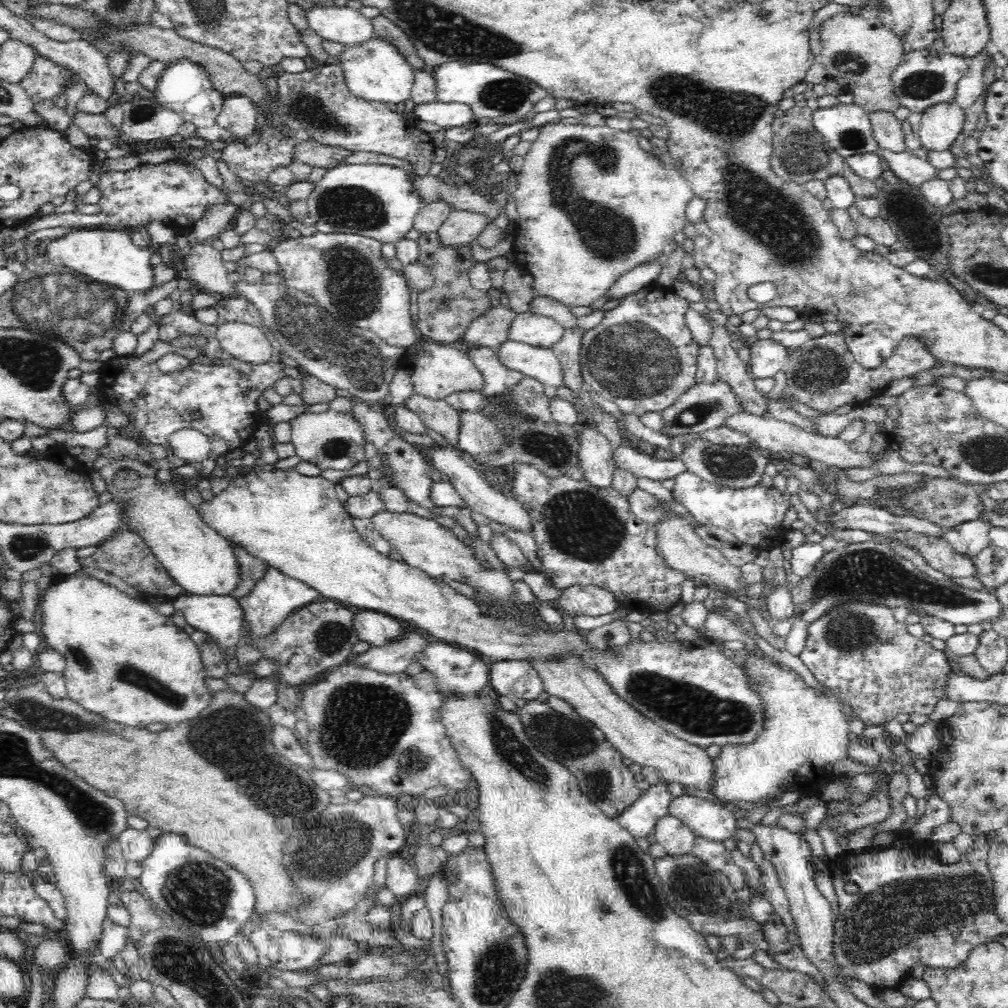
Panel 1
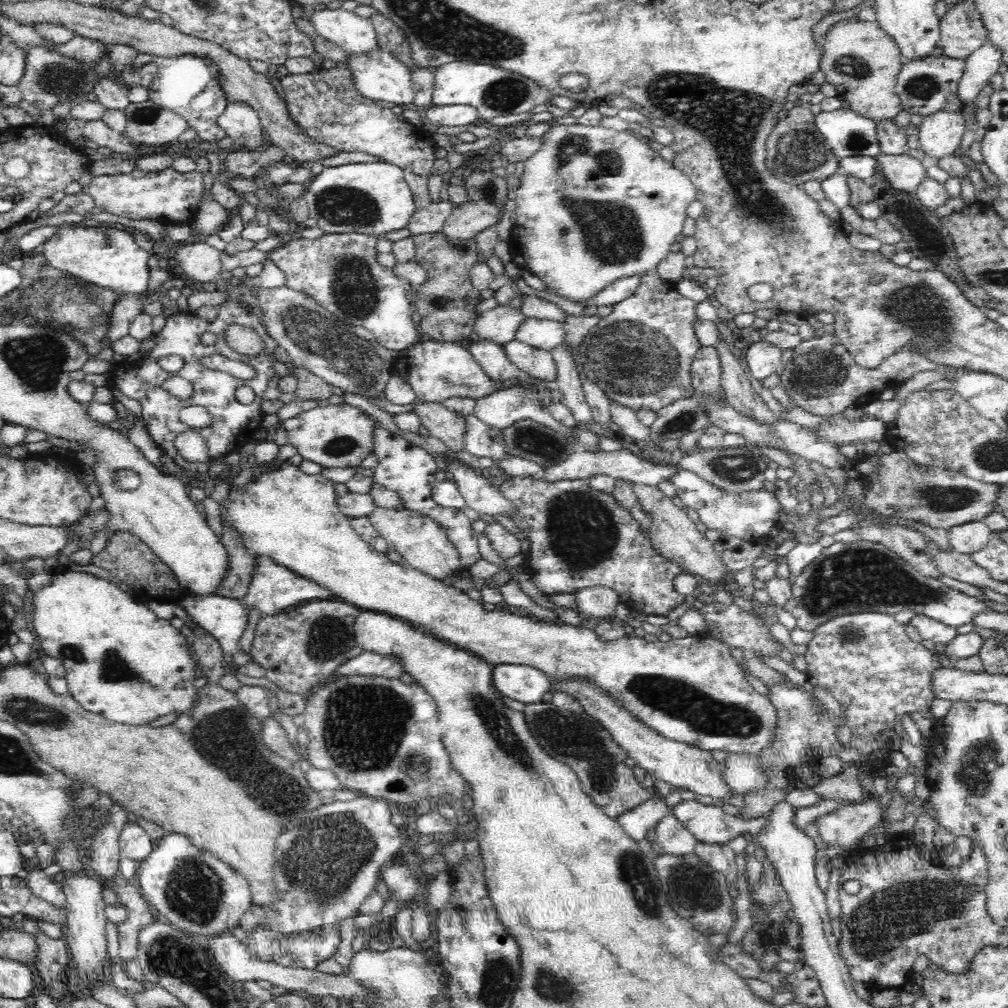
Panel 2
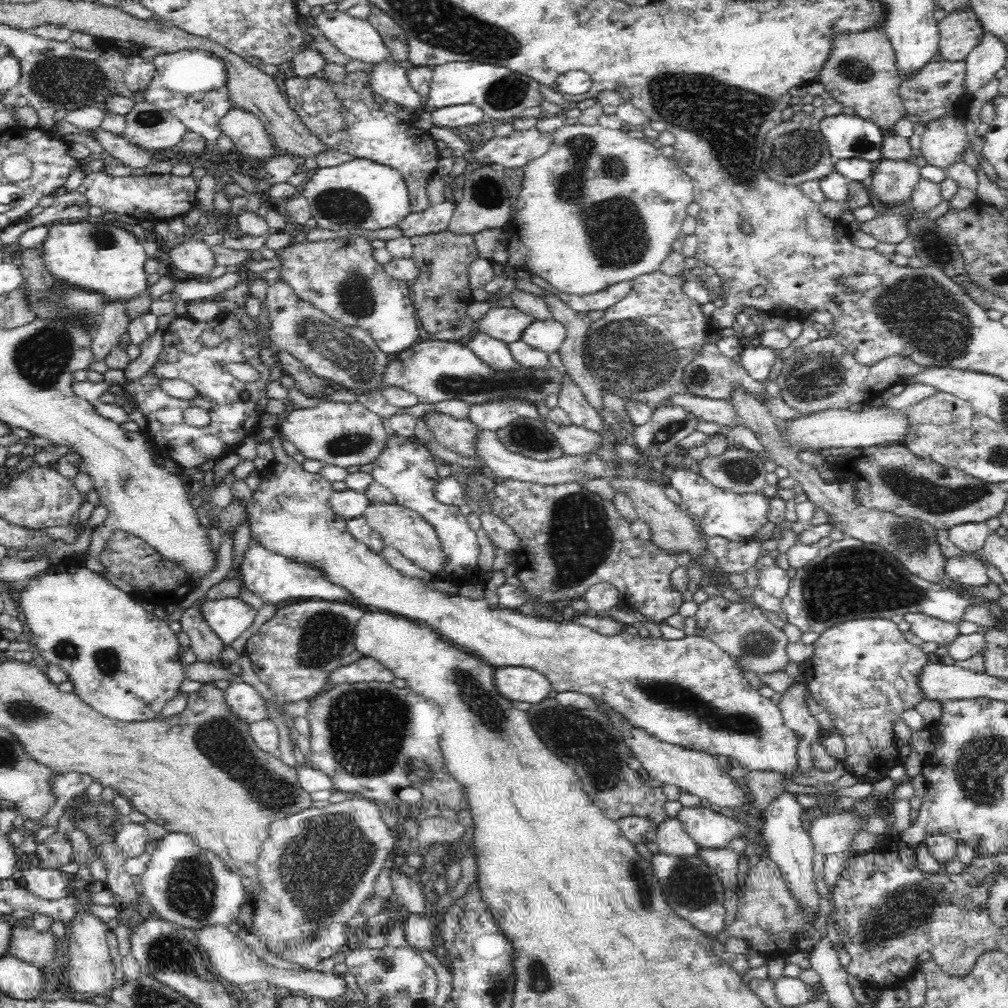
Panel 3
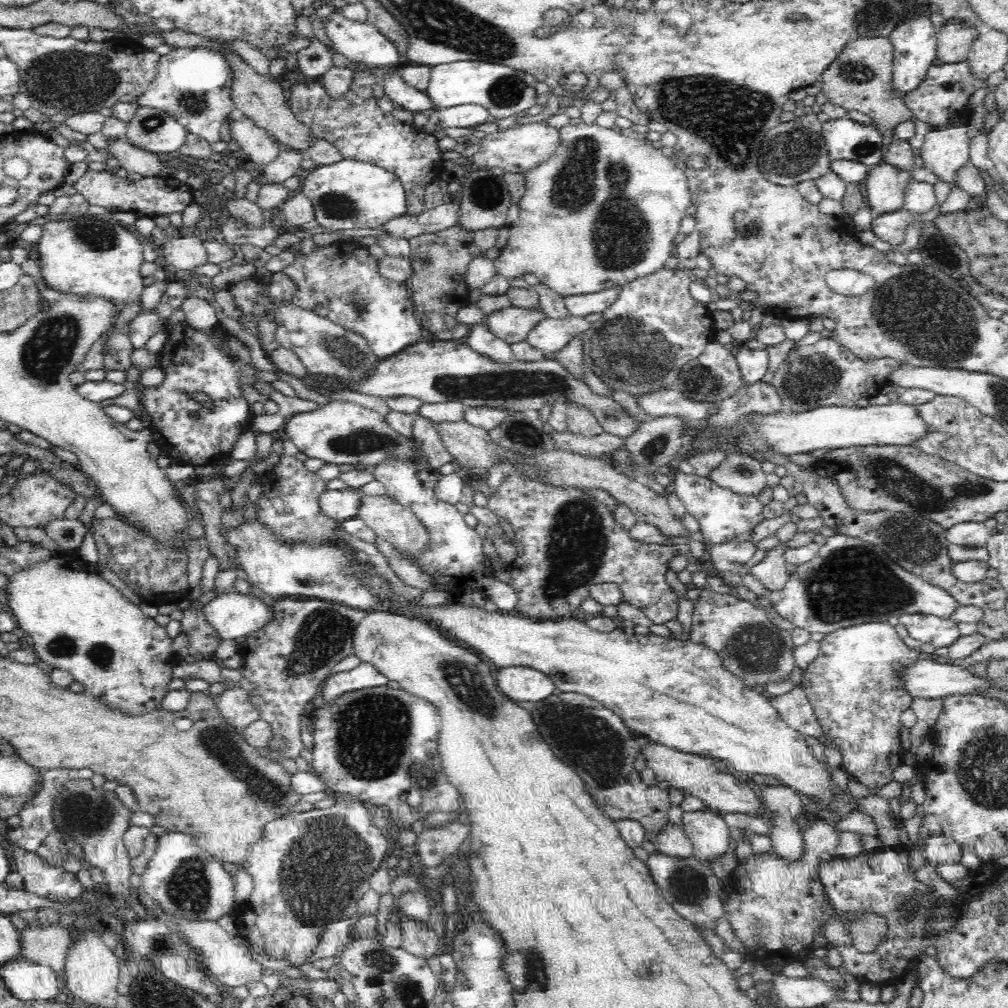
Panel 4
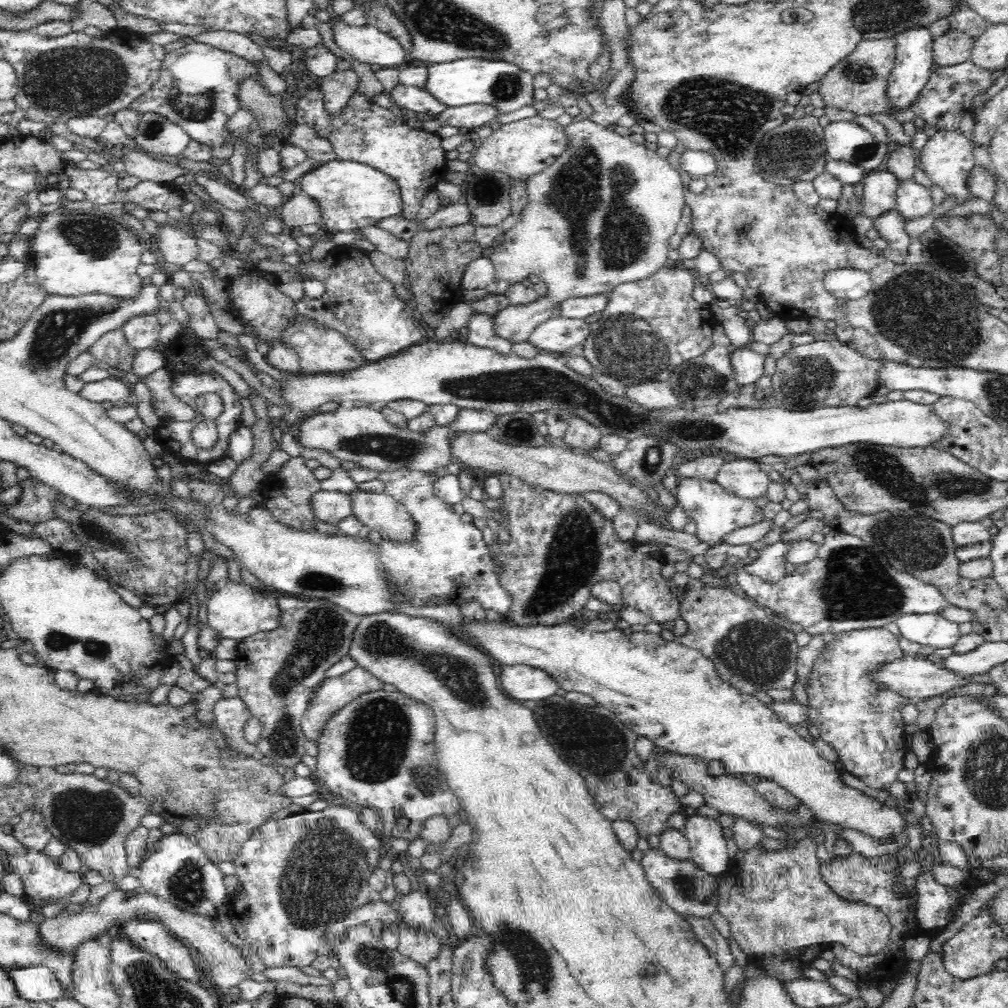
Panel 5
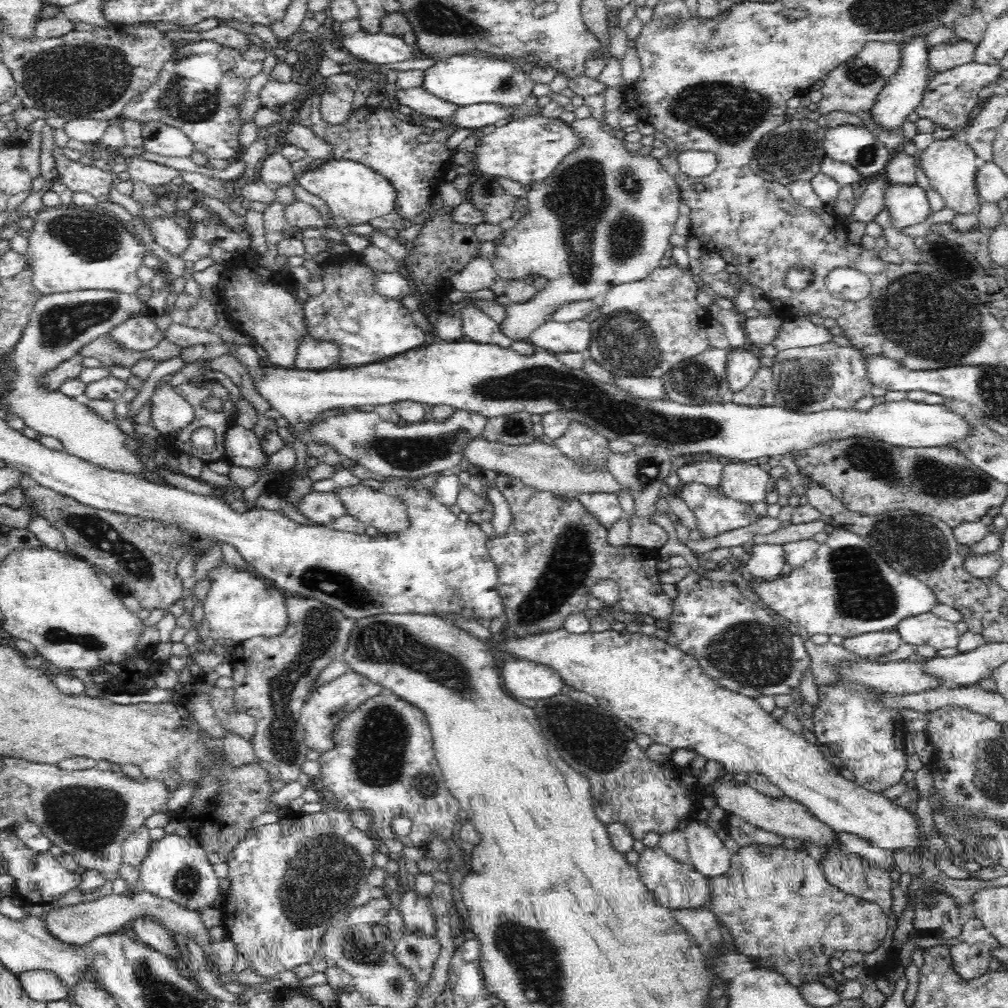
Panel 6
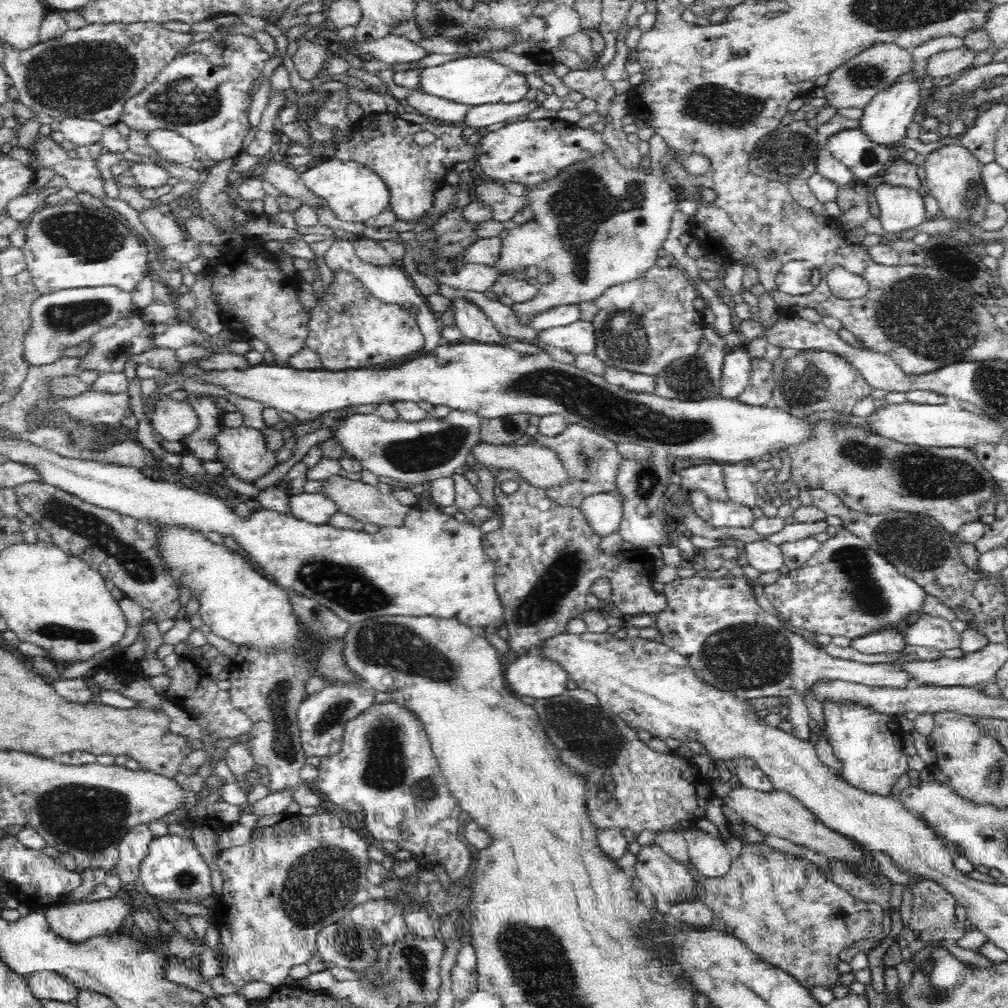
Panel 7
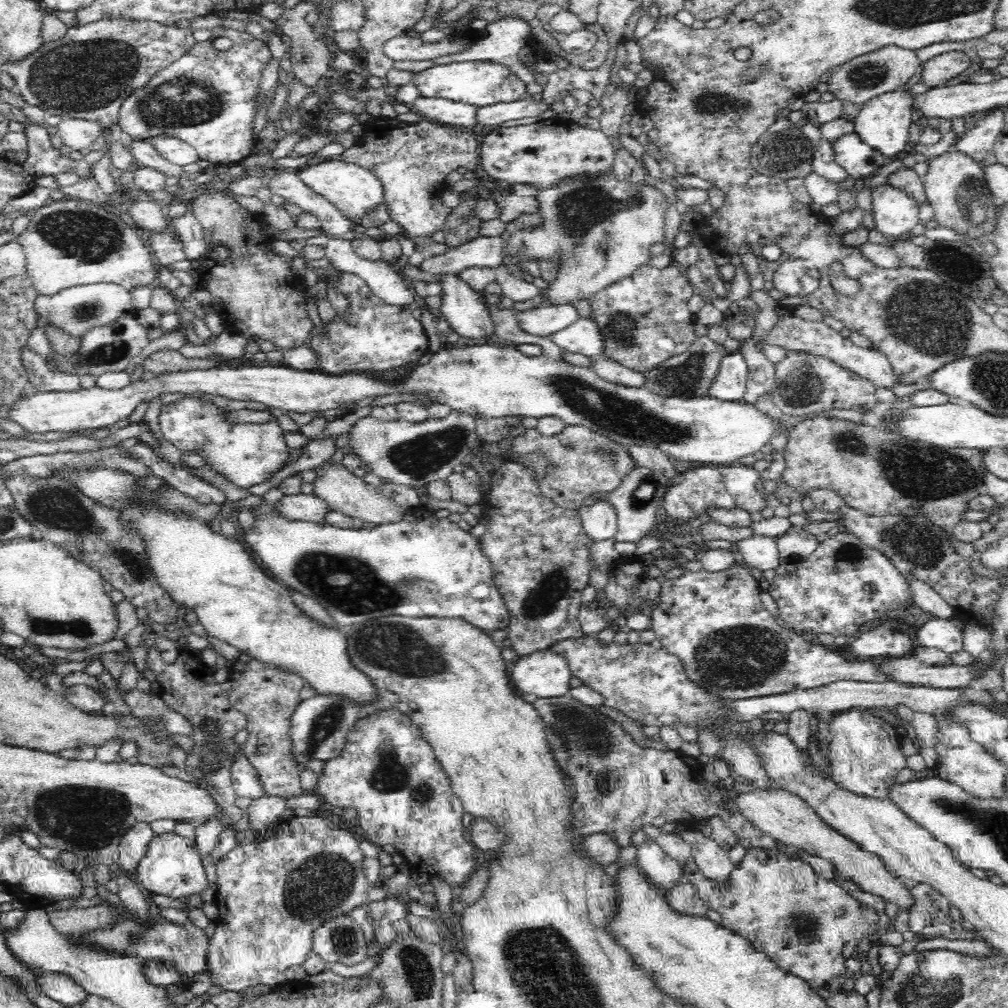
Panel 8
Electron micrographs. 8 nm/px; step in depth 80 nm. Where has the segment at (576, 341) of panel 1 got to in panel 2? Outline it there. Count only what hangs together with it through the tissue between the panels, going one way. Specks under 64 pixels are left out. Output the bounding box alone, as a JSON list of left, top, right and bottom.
[551,344,596,430]

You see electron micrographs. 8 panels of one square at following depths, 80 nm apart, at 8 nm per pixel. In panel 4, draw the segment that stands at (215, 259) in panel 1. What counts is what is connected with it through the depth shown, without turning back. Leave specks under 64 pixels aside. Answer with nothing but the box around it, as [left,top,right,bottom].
[164,235,208,275]

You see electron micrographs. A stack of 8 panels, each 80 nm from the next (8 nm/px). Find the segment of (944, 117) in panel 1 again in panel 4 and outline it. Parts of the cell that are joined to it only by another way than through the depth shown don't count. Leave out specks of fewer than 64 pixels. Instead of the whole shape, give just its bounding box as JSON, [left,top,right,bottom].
[919,124,971,190]

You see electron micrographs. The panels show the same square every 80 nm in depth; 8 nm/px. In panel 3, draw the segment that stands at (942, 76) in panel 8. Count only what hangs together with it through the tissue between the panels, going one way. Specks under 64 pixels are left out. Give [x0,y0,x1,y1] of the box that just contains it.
[938,12,985,61]

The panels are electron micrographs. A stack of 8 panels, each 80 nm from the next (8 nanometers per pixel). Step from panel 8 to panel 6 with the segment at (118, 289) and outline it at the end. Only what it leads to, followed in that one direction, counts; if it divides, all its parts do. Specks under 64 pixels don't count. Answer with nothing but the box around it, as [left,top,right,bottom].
[2,289,149,477]

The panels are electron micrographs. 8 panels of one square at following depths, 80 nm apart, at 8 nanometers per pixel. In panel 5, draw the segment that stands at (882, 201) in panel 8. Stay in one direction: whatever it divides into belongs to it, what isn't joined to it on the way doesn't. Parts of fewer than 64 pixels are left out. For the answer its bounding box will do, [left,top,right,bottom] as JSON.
[893,179,934,222]

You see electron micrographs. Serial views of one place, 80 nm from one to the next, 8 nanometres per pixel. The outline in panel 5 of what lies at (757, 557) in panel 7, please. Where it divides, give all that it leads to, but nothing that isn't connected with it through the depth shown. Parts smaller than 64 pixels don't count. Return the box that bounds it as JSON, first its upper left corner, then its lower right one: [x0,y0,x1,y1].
[744,542,790,583]

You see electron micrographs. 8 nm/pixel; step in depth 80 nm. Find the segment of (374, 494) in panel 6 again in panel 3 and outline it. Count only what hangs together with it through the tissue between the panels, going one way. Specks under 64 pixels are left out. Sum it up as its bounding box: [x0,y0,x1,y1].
[363,501,443,577]

